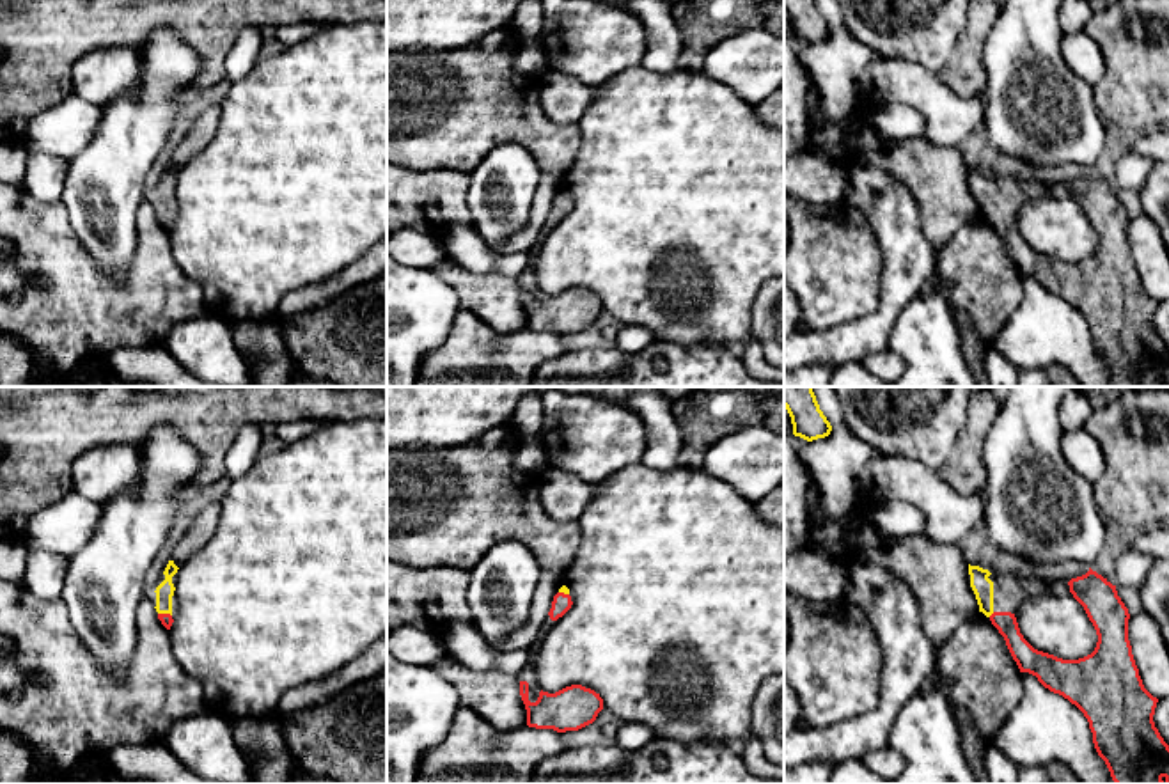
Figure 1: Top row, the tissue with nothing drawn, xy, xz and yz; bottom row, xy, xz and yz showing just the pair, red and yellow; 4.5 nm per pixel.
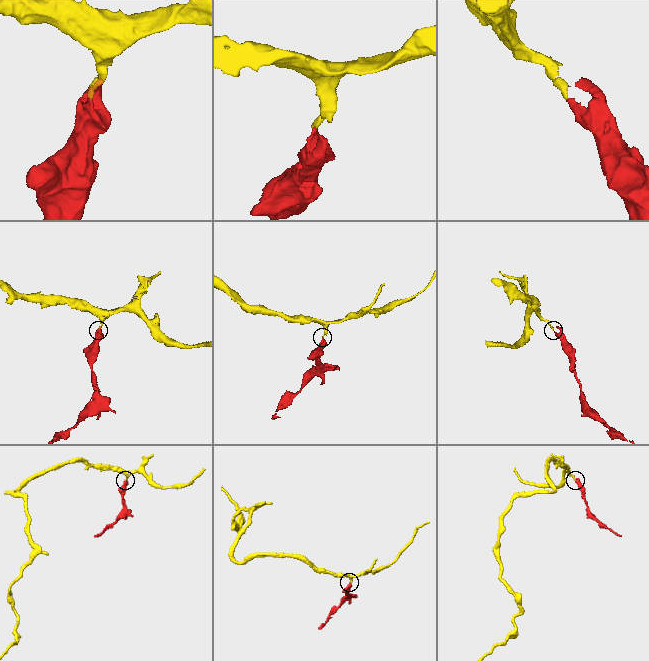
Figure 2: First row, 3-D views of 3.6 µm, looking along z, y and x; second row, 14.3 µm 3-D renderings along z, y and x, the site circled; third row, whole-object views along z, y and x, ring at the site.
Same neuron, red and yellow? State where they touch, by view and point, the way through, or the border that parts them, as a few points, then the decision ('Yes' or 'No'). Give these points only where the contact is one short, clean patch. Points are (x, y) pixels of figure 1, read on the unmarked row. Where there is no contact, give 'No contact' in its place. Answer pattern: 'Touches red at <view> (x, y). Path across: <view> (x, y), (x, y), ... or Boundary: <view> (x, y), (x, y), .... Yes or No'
Touches red at yz (992, 217). Path across: yz (1026, 259), (1012, 236), (992, 217), (983, 190). Yes

